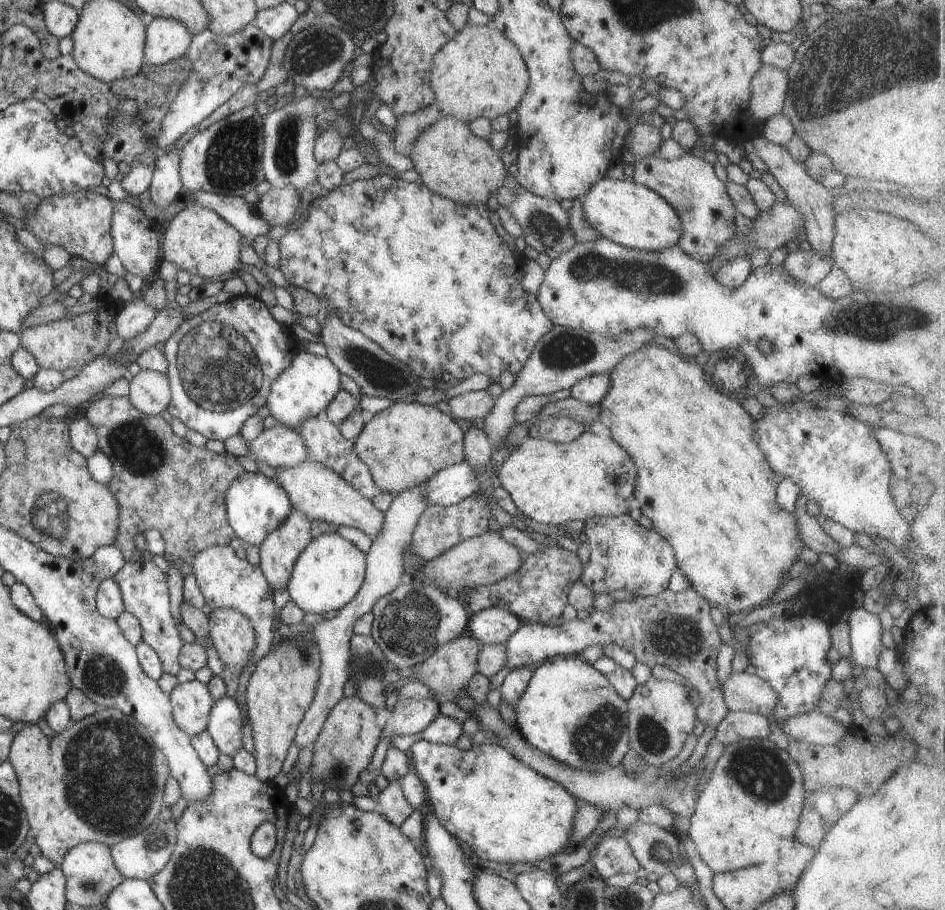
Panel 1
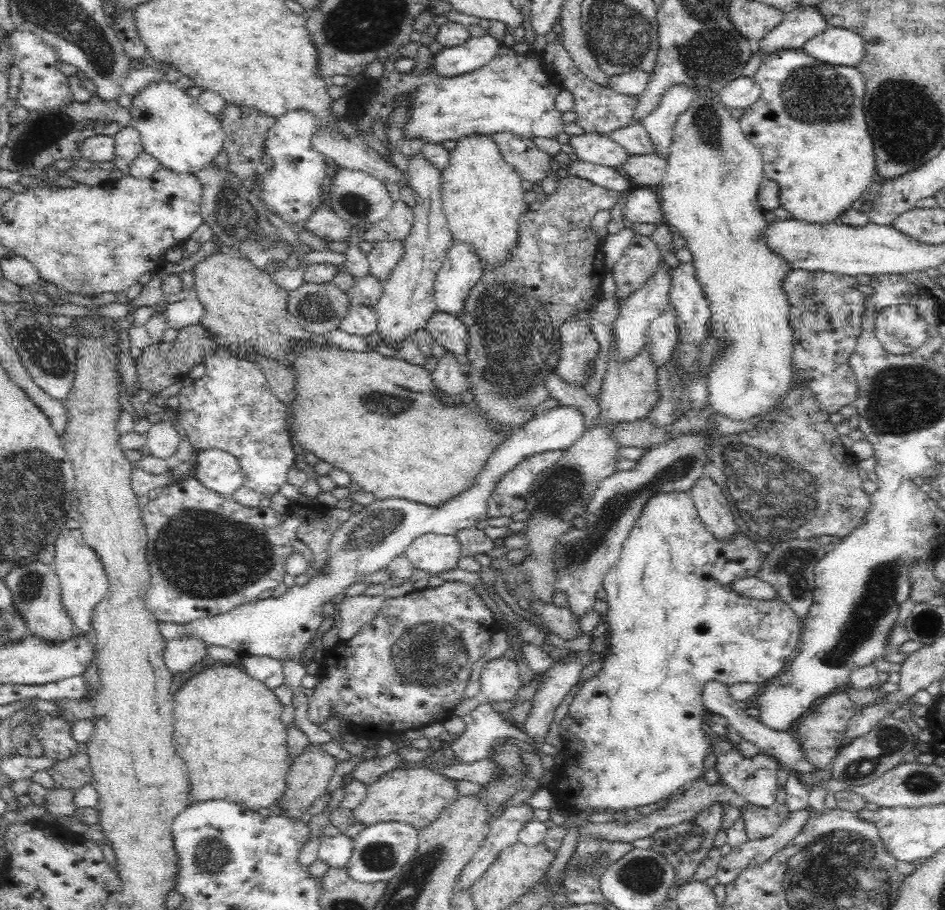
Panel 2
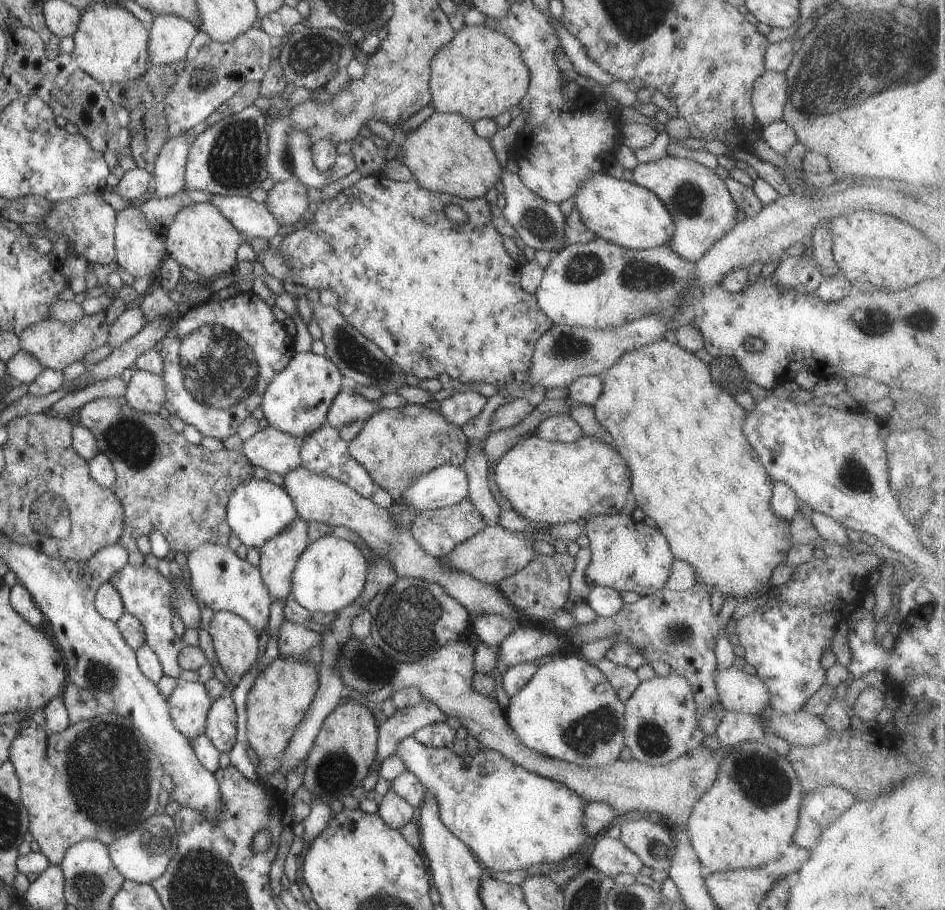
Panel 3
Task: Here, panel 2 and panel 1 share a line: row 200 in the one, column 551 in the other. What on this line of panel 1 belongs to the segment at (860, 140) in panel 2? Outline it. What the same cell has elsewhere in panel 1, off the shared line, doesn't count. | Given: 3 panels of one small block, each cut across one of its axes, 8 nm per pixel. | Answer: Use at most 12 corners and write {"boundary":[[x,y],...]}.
{"boundary":[[411,744],[439,824],[480,859],[572,849],[579,801],[494,744]]}

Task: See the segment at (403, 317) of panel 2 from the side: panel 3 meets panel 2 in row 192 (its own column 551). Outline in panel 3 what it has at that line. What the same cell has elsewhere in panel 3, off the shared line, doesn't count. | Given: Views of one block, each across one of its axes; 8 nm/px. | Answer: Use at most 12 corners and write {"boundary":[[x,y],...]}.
{"boundary":[[569,414],[547,416],[532,435],[571,443],[581,428]]}

